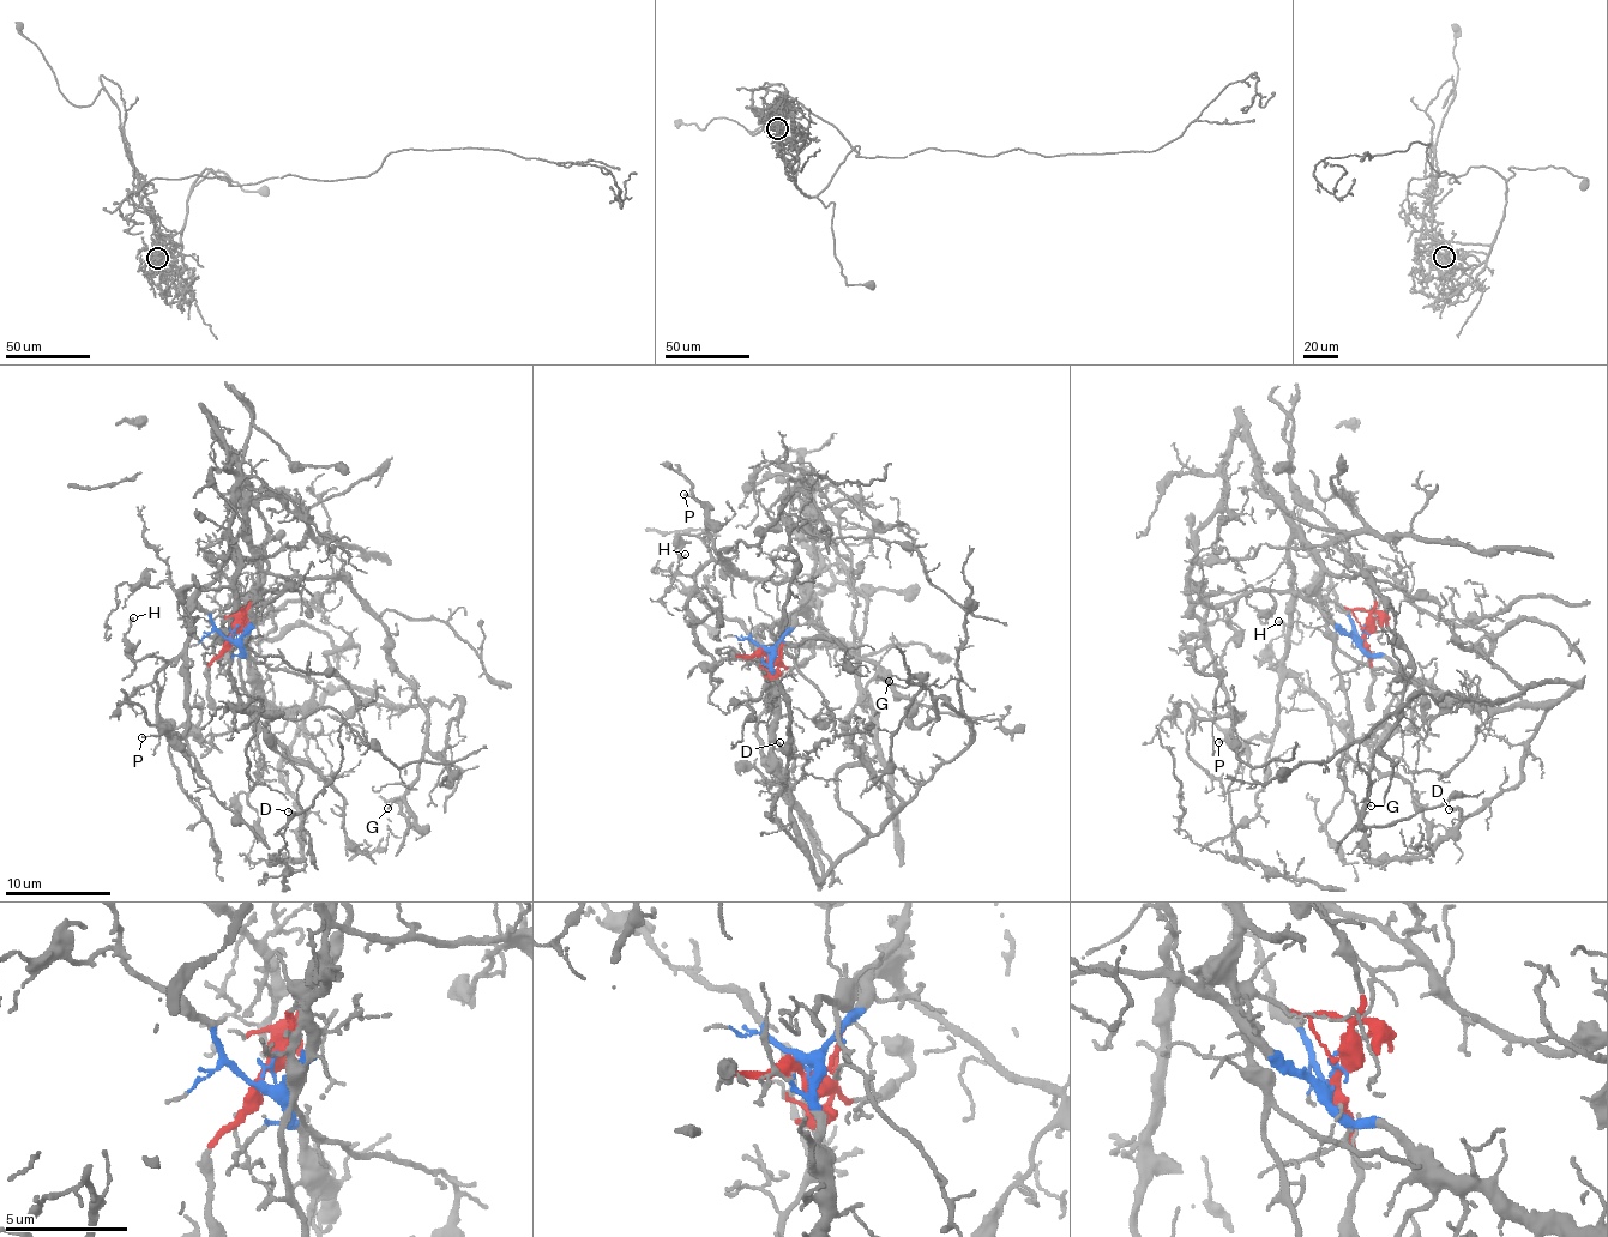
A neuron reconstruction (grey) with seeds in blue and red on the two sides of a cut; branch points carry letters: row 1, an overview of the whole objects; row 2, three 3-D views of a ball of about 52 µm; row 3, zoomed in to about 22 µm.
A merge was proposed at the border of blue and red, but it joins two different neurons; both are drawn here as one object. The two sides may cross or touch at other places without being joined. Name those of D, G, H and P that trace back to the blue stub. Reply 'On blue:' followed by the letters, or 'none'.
On blue: D

